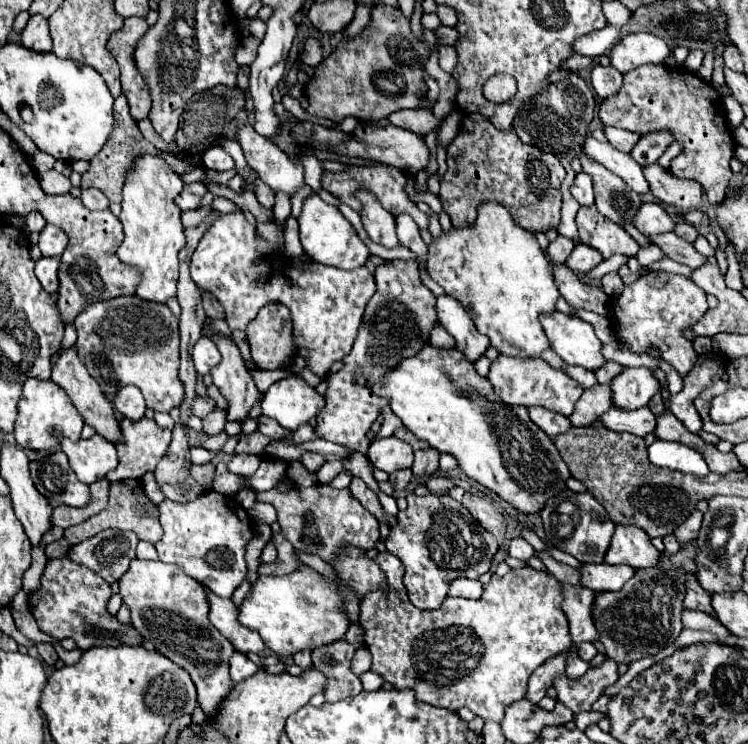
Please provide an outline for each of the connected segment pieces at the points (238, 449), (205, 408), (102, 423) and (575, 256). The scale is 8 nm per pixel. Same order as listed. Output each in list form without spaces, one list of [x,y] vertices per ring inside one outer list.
[[[259,430],[253,434],[239,432],[239,442],[235,446],[235,454],[255,454],[259,458],[265,458],[265,446],[269,444],[269,436],[263,436]]]
[[[197,394],[195,400],[193,400],[193,404],[191,404],[191,414],[197,416],[197,418],[205,418],[213,408],[215,408],[213,398],[209,398],[209,396],[199,396],[199,394]]]
[[[71,348],[71,350],[65,350],[65,352],[61,354],[61,358],[59,358],[59,362],[53,366],[53,382],[55,382],[57,386],[61,386],[61,388],[69,394],[73,406],[75,406],[75,408],[79,410],[79,414],[83,416],[85,424],[89,424],[91,428],[95,428],[97,434],[105,436],[105,438],[107,438],[109,442],[113,442],[113,444],[123,442],[123,434],[121,434],[119,422],[117,422],[117,418],[115,418],[113,404],[107,402],[107,398],[103,396],[103,392],[101,392],[101,388],[97,386],[97,382],[93,382],[93,378],[89,378],[89,372],[85,370],[85,366],[81,366],[81,362],[77,362],[77,352],[75,352],[73,348]]]
[[[581,242],[575,244],[573,252],[569,254],[569,258],[565,260],[565,264],[573,270],[573,272],[589,272],[591,268],[595,268],[601,262],[601,254],[597,254],[597,250],[593,250],[591,246],[585,246]]]

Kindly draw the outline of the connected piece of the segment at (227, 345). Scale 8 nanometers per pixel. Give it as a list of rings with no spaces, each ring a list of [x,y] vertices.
[[[211,334],[211,340],[217,342],[217,348],[223,356],[221,364],[211,370],[211,378],[221,396],[227,400],[227,420],[245,422],[259,398],[259,390],[243,364],[239,348],[229,338],[219,334]]]

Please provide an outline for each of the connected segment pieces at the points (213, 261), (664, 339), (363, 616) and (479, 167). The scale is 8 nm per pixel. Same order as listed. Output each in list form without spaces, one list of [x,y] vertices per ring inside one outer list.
[[[237,210],[217,216],[191,254],[189,270],[193,282],[211,292],[223,306],[225,322],[231,330],[245,330],[269,302],[287,306],[293,320],[295,344],[307,350],[307,368],[325,380],[329,368],[337,360],[343,360],[353,348],[365,304],[377,290],[375,278],[365,266],[339,270],[311,262],[307,268],[297,270],[295,266],[287,266],[287,262],[285,256],[263,256],[259,252],[255,226]]]
[[[669,272],[645,274],[633,286],[627,286],[625,292],[615,300],[615,334],[635,354],[657,348],[661,358],[685,378],[697,360],[697,352],[693,350],[693,342],[683,338],[683,328],[693,326],[707,312],[705,296],[705,290],[701,290],[687,276]]]
[[[381,552],[375,560],[387,576],[389,592],[385,594],[383,590],[375,590],[361,600],[359,624],[365,632],[365,646],[373,656],[371,672],[383,676],[383,680],[393,684],[397,690],[415,690],[417,700],[421,702],[453,712],[467,706],[485,720],[501,722],[505,708],[525,696],[529,674],[571,646],[569,622],[561,610],[561,586],[549,572],[537,572],[525,566],[509,570],[505,576],[493,574],[479,600],[447,598],[437,610],[419,610],[409,602],[403,586],[405,568],[401,560],[389,552]]]
[[[467,114],[459,134],[447,148],[447,166],[441,178],[439,200],[443,210],[451,216],[453,226],[461,228],[465,222],[473,224],[479,204],[495,200],[507,206],[513,220],[525,230],[547,232],[549,228],[557,228],[565,168],[557,156],[541,152],[535,146],[525,146],[511,130],[493,130],[479,114]]]

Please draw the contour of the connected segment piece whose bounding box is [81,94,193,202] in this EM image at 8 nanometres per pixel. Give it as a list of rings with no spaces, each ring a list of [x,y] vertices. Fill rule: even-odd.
[[[121,94],[117,100],[115,100],[115,106],[113,106],[113,118],[115,118],[115,126],[113,126],[113,132],[109,136],[109,140],[105,142],[105,146],[101,148],[101,152],[97,154],[97,158],[91,160],[91,168],[83,174],[83,182],[81,182],[81,188],[99,188],[111,202],[121,202],[121,190],[123,190],[123,184],[125,184],[125,174],[127,170],[133,166],[133,162],[143,156],[143,154],[159,154],[167,160],[167,164],[177,172],[177,174],[183,174],[185,170],[189,170],[193,164],[191,162],[181,162],[169,154],[163,154],[159,152],[149,140],[143,138],[143,134],[139,132],[137,128],[137,122],[131,118],[129,114],[129,106],[127,106],[127,98]]]

